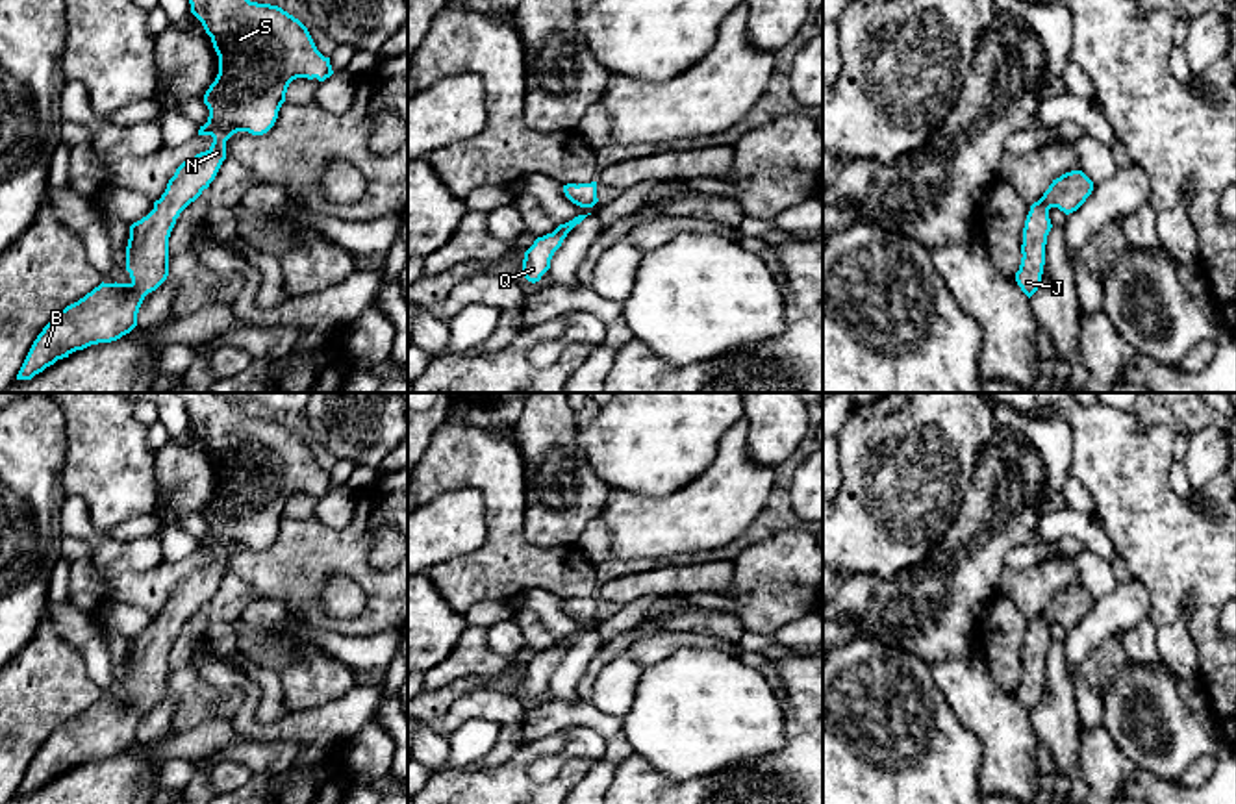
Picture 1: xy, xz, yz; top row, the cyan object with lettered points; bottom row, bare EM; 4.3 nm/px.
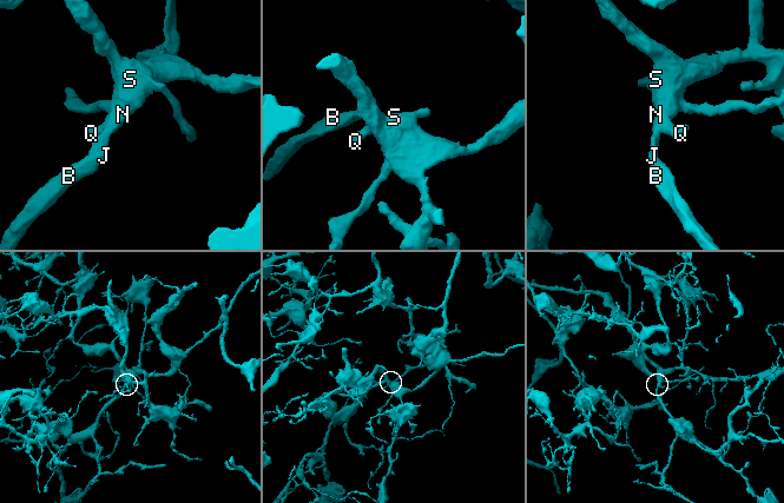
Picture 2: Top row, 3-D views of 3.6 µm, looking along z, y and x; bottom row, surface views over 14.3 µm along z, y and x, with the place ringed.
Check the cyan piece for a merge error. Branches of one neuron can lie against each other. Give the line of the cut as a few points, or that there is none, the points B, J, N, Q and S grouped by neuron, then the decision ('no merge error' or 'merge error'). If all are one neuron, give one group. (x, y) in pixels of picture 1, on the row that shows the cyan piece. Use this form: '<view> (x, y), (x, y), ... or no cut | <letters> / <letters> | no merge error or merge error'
no cut | B J N Q S | no merge error

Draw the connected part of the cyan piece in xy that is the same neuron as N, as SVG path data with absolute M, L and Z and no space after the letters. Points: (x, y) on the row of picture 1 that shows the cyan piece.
M189 0L191 13L202 22L219 56L219 74L204 94L209 109L208 122L198 135L211 135L206 152L183 161L169 180L154 209L130 226L126 270L130 283L100 283L78 302L56 313L33 341L17 380L32 380L57 359L91 345L111 343L137 326L137 313L145 296L156 291L169 276L169 237L180 213L195 202L215 180L226 159L226 141L237 132L267 133L285 102L287 87L296 78L324 82L334 74L330 57L324 57L308 28L278 6L250 0Z

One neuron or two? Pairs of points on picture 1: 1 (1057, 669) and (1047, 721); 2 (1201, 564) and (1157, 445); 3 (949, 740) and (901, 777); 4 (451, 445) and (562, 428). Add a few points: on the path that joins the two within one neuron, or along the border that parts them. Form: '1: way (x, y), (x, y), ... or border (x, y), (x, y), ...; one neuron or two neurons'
1: way (1057, 682), (1057, 708); one neuron
2: way (1172, 534), (1155, 517), (1155, 475); one neuron
3: way (938, 751), (925, 764), (912, 769); one neuron
4: border (512, 428), (514, 441), (527, 462); two neurons

